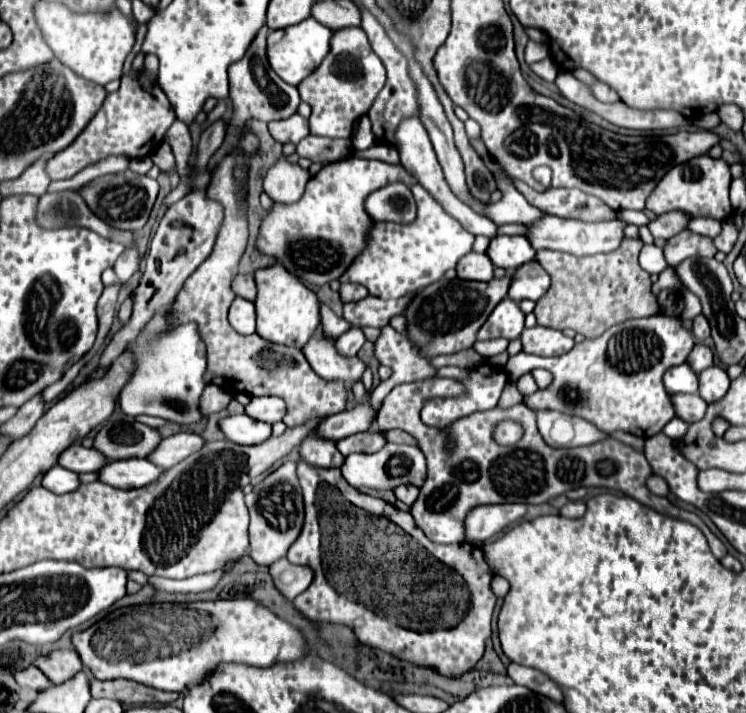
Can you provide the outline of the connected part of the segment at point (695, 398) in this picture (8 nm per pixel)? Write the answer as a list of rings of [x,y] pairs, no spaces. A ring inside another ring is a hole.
[[[677,393],[671,395],[671,403],[675,409],[675,415],[679,419],[683,419],[685,423],[695,423],[699,419],[703,419],[707,403],[703,399],[699,399],[699,395],[687,395],[687,393]]]

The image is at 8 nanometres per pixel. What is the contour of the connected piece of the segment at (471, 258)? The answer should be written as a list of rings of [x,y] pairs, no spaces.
[[[467,253],[463,259],[457,263],[457,277],[459,279],[469,279],[469,281],[489,281],[493,279],[493,263],[489,257],[483,253]]]

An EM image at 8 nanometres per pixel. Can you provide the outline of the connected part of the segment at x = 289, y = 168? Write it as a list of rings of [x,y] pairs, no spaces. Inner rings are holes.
[[[279,159],[267,171],[263,187],[275,203],[295,203],[301,199],[309,177],[309,171],[301,169],[299,165],[293,165],[287,159]]]

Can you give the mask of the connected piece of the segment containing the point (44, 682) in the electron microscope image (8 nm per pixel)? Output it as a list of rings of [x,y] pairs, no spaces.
[[[31,665],[31,667],[23,669],[23,671],[15,671],[13,677],[15,677],[15,681],[19,683],[19,686],[31,687],[35,691],[43,691],[43,689],[47,689],[51,685],[49,679],[35,665]]]

